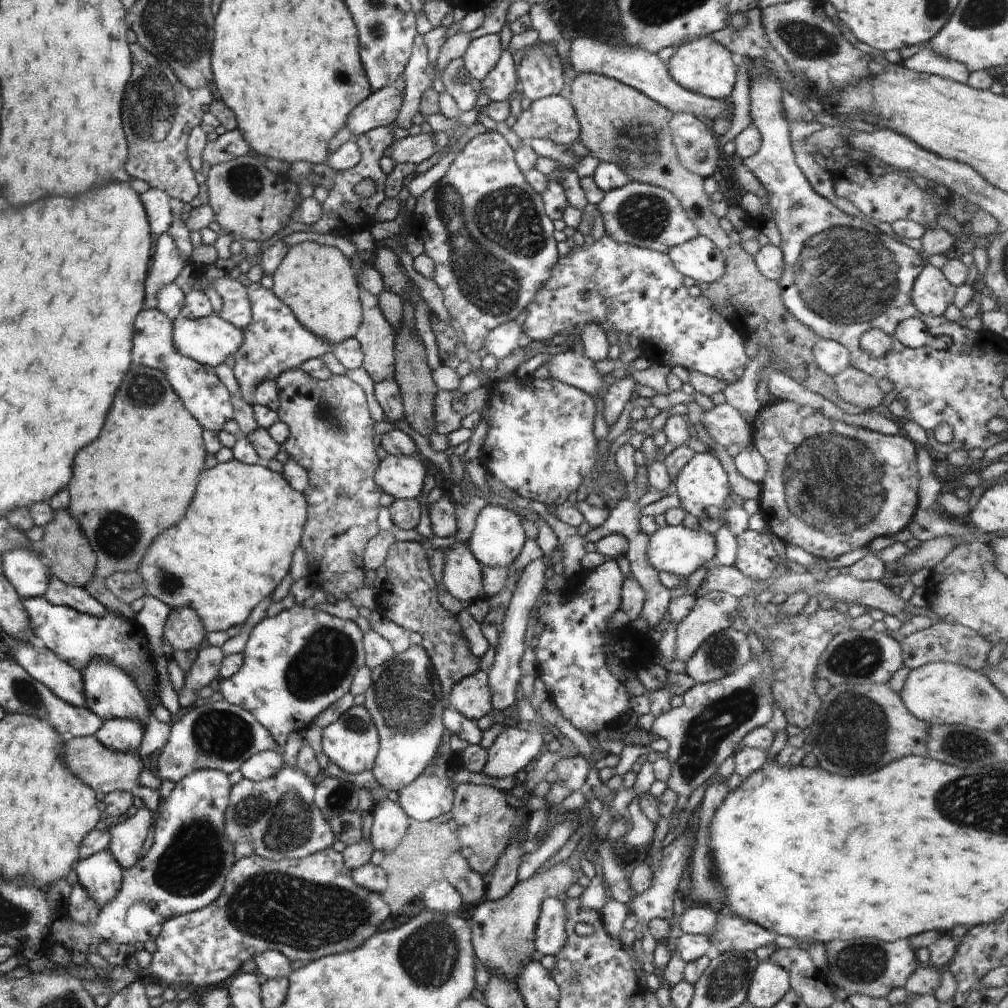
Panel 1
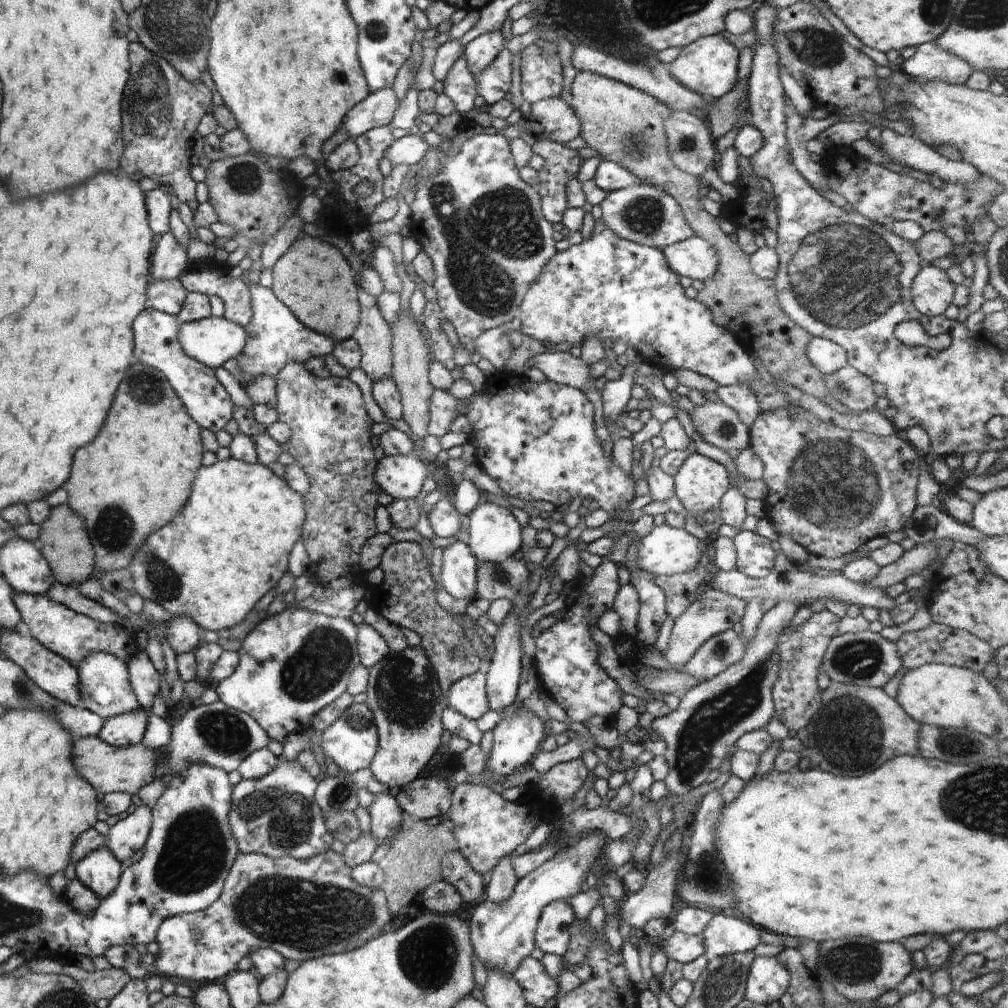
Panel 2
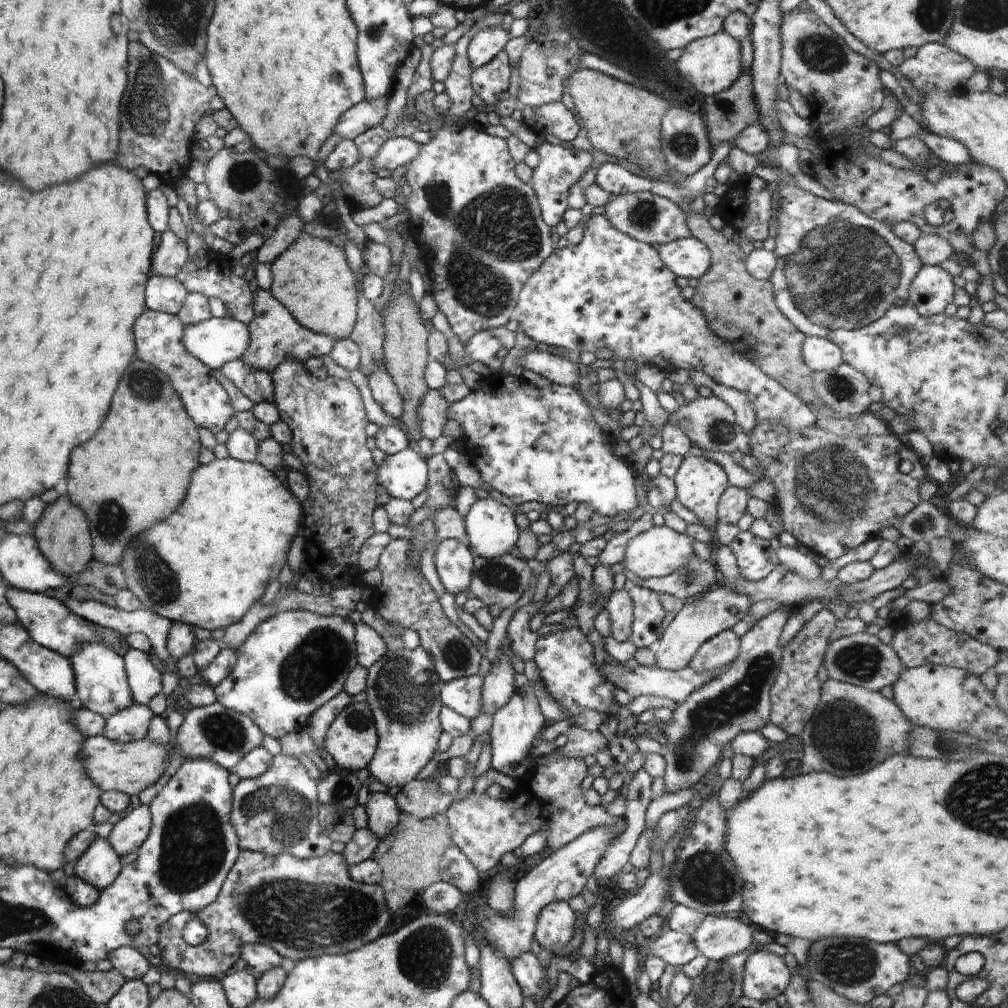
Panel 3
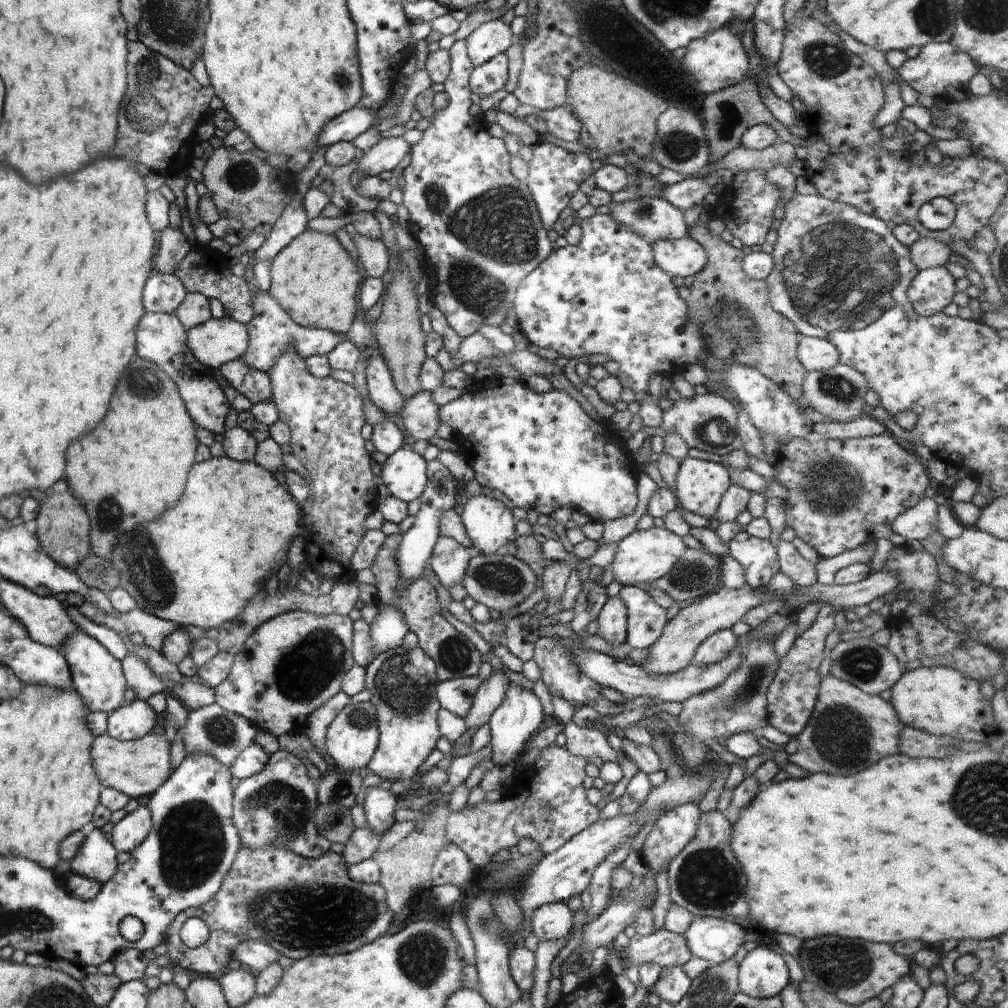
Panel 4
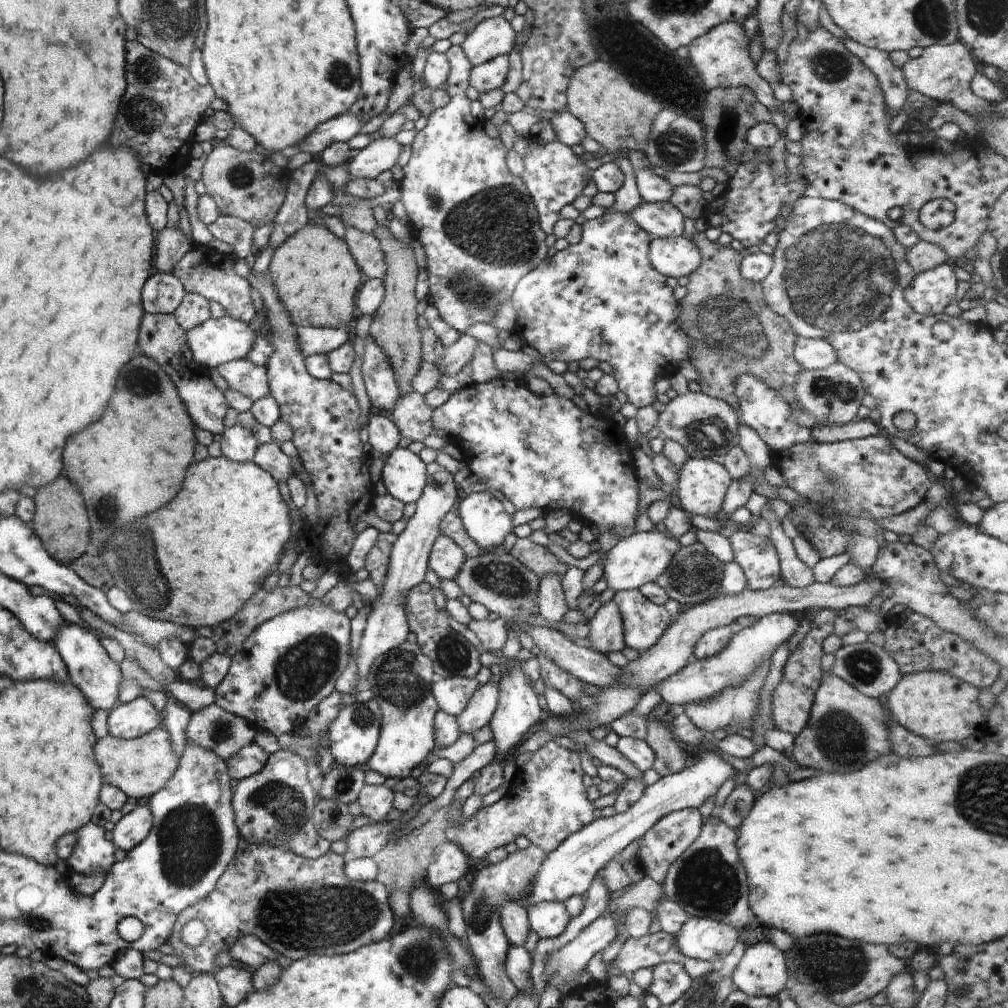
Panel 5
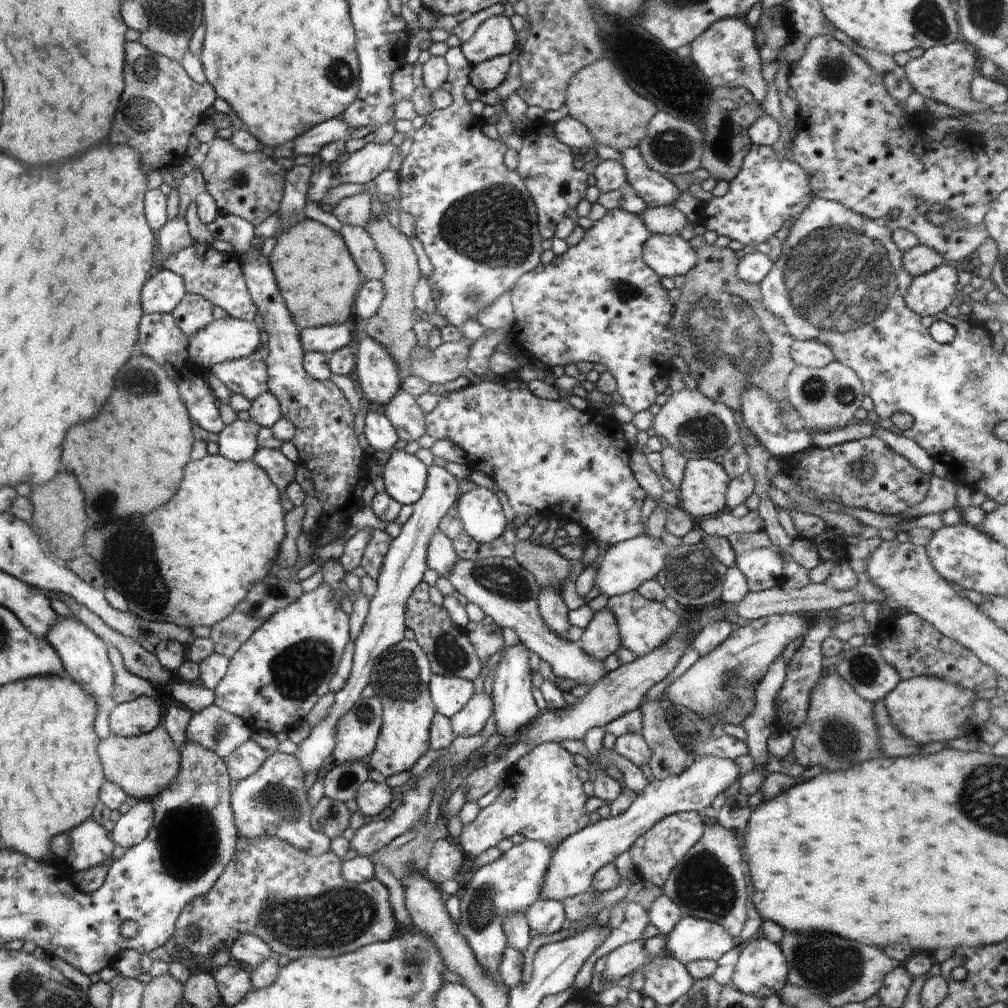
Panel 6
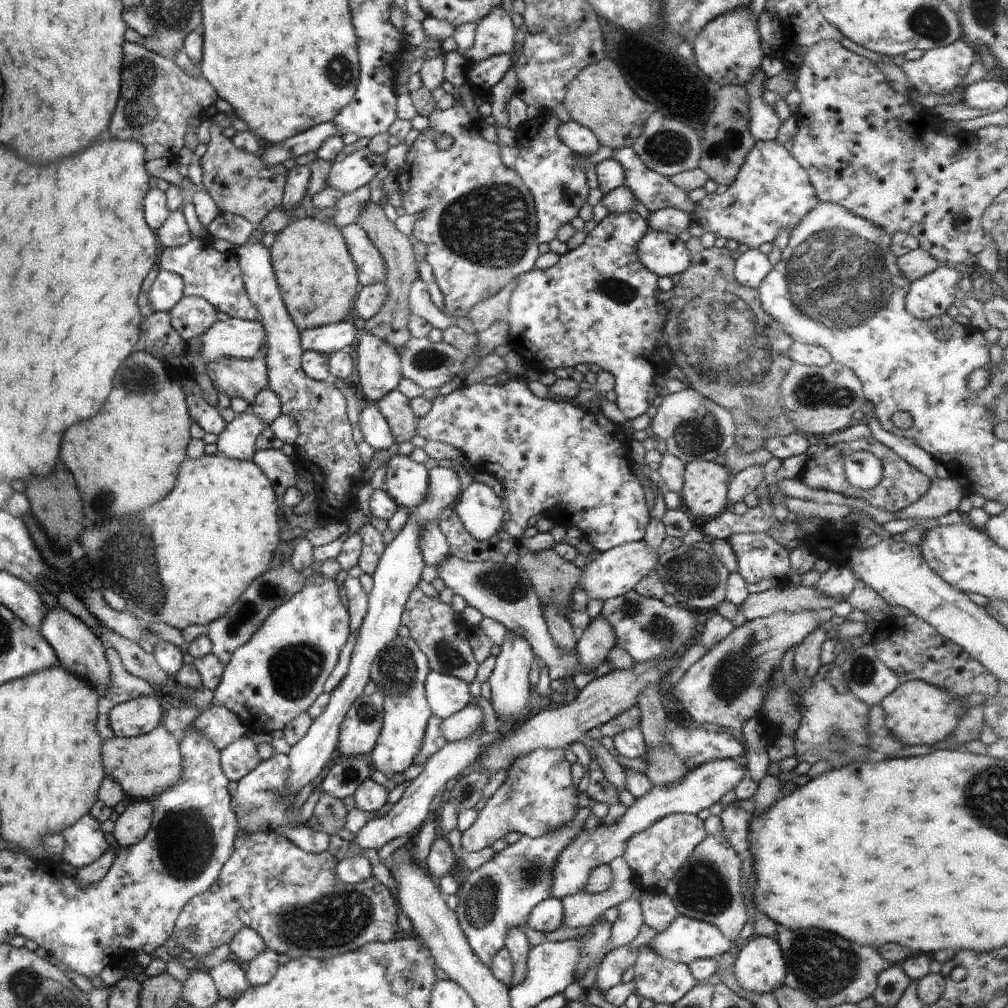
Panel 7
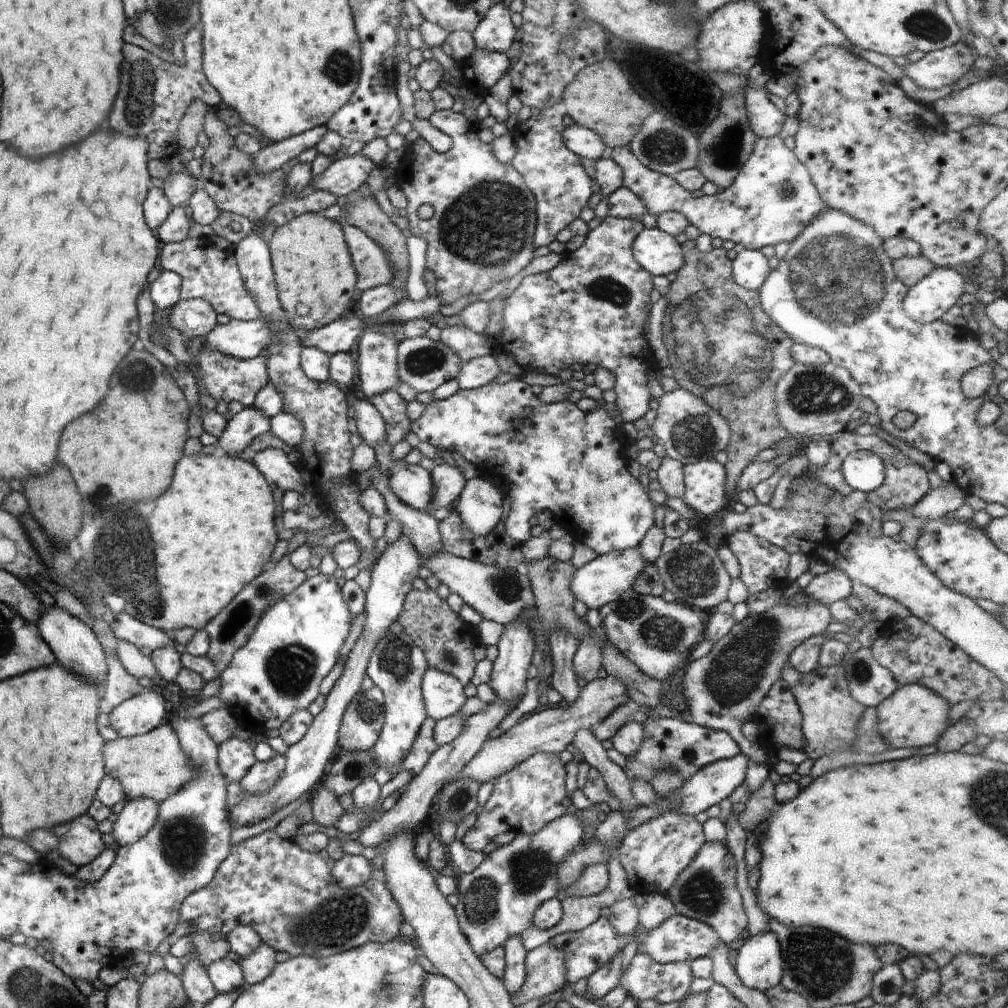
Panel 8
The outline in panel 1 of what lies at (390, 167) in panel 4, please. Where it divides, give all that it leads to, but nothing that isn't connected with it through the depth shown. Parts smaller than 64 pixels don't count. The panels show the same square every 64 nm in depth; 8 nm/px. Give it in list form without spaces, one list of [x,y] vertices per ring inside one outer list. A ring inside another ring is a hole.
[[[433,133],[410,134],[398,141],[394,141],[390,158],[396,160],[397,163],[412,162],[412,164],[420,164],[439,149],[432,142],[432,135]]]

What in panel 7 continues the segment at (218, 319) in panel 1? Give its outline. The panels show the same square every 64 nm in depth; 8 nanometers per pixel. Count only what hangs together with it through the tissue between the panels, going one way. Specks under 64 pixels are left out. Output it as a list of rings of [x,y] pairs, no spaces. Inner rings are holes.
[[[236,317],[216,321],[199,337],[199,355],[204,362],[216,362],[221,358],[252,359],[260,353],[266,333],[262,323]]]

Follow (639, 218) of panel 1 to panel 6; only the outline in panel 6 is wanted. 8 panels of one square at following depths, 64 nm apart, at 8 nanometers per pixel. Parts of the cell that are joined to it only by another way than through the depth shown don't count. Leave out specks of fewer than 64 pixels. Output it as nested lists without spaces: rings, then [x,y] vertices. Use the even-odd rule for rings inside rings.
[[[674,205],[646,206],[646,210],[638,216],[646,230],[655,235],[680,235],[689,222],[684,213]]]

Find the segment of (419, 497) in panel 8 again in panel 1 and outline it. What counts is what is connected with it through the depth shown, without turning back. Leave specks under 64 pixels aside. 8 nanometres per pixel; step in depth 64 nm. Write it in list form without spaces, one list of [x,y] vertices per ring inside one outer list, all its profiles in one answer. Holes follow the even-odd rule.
[[[387,455],[379,460],[374,480],[380,492],[395,499],[416,499],[422,493],[426,467],[419,455],[394,456]]]

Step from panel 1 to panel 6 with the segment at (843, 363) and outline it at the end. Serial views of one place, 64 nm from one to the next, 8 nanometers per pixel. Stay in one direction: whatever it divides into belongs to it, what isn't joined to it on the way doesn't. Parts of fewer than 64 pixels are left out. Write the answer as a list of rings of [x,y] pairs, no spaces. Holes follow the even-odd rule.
[[[795,340],[790,356],[797,365],[808,368],[822,368],[835,360],[831,347],[818,340]]]

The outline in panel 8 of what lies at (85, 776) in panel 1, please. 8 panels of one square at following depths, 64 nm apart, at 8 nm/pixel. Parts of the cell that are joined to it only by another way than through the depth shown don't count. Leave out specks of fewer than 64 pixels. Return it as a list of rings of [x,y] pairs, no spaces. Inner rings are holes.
[[[170,721],[161,723],[153,731],[143,735],[107,741],[105,767],[108,774],[114,774],[120,780],[127,799],[144,797],[157,803],[178,792],[196,774],[196,766],[179,745]]]

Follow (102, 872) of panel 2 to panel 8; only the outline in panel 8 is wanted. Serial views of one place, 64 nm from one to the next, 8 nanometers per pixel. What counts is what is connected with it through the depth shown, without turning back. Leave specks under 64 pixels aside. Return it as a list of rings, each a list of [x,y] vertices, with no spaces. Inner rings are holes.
[[[88,814],[53,827],[52,831],[58,837],[61,856],[79,868],[92,863],[104,851],[98,824]]]

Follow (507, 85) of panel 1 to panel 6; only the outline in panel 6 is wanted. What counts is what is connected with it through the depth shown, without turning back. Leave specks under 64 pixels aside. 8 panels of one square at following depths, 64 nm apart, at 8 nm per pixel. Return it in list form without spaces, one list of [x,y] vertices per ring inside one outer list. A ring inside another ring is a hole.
[[[502,55],[473,65],[469,74],[470,84],[478,92],[498,88],[506,80],[511,63],[512,60],[509,55]]]

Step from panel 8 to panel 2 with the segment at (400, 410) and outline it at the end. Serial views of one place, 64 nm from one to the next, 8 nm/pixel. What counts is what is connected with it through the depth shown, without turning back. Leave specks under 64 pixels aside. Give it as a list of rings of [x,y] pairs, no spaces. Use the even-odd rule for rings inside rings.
[[[434,389],[429,401],[428,435],[443,437],[450,431],[453,421],[465,411],[465,405],[478,393],[474,392],[468,400],[456,400],[447,391]]]

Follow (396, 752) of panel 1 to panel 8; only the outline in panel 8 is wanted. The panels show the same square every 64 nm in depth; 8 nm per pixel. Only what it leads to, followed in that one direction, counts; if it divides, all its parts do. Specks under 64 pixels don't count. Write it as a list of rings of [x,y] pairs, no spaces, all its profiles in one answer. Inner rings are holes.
[[[406,631],[400,634],[388,632],[374,648],[370,662],[366,666],[366,674],[375,684],[375,690],[384,698],[384,724],[381,728],[378,740],[373,746],[372,754],[376,764],[380,768],[386,768],[388,772],[396,773],[406,760],[406,754],[410,754],[410,748],[418,736],[418,732],[428,717],[425,702],[422,696],[421,682],[424,672],[429,664],[422,649],[414,644],[414,641]]]

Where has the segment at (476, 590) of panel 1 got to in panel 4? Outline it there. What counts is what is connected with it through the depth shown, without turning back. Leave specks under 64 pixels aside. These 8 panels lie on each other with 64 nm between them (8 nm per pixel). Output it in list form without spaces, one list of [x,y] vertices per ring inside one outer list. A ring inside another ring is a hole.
[[[440,535],[429,559],[429,565],[442,586],[447,589],[448,586],[461,584],[471,558],[470,552],[458,542]]]

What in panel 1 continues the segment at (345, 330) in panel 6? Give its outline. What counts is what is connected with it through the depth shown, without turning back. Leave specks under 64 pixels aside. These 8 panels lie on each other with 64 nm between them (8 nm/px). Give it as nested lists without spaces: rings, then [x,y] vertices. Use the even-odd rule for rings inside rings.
[[[246,282],[246,287],[251,306],[251,321],[246,330],[242,331],[243,340],[233,354],[233,372],[243,400],[252,404],[259,384],[265,380],[278,380],[282,372],[301,368],[307,360],[330,353],[333,344],[304,328],[291,308],[288,308],[272,289],[266,289],[260,282]]]

